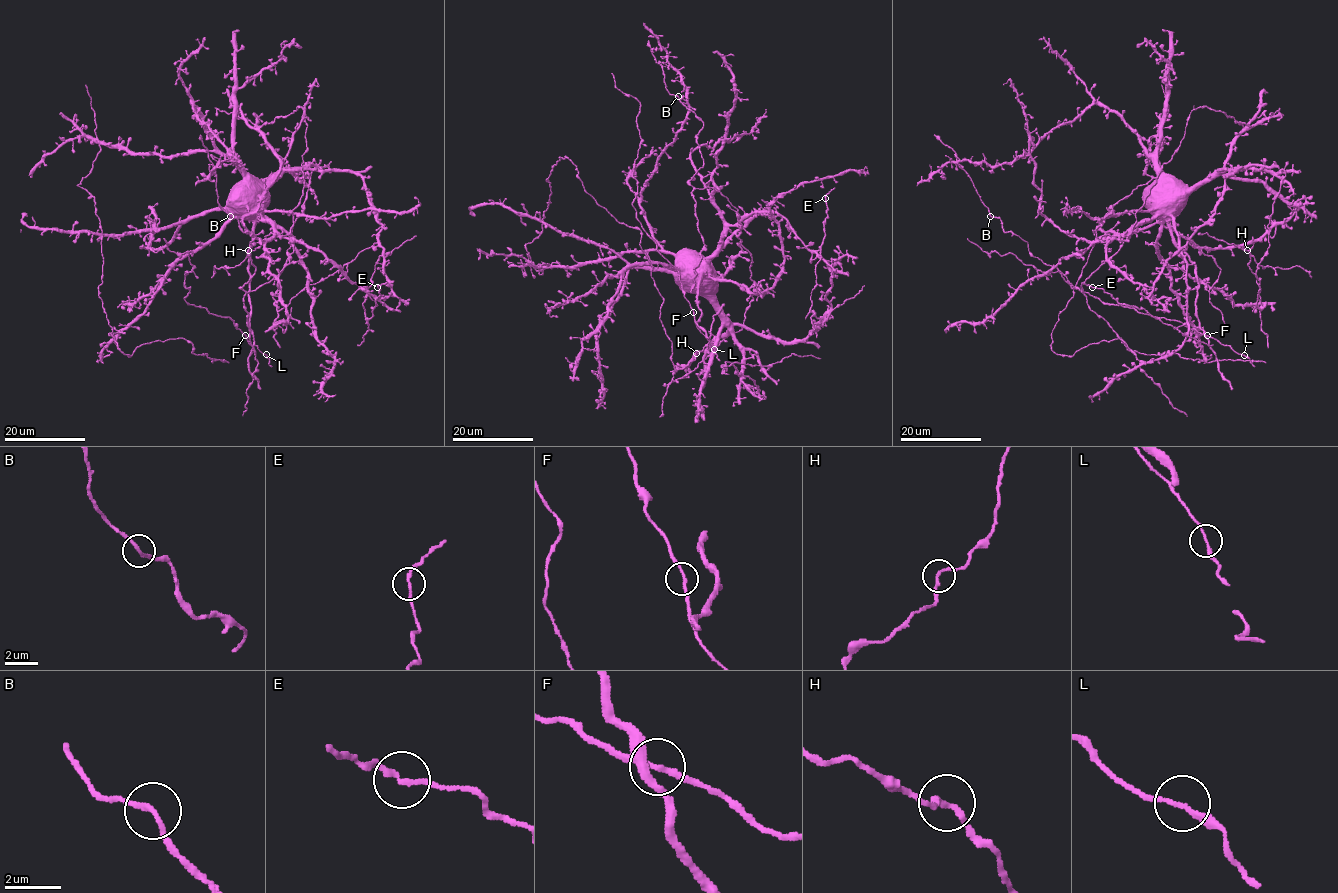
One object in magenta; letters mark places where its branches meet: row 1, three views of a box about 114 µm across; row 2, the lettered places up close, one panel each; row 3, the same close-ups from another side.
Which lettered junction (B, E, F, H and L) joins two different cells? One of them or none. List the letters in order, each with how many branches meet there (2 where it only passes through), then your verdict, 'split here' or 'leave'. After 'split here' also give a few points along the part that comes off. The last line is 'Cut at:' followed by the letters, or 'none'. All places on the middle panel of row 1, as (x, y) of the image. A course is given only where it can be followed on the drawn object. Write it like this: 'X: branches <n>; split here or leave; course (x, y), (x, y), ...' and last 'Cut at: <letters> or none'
B: branches 2; leave
E: branches 2; leave
F: branches 2; leave
H: branches 2; leave
L: branches 2; leave
Cut at: none

